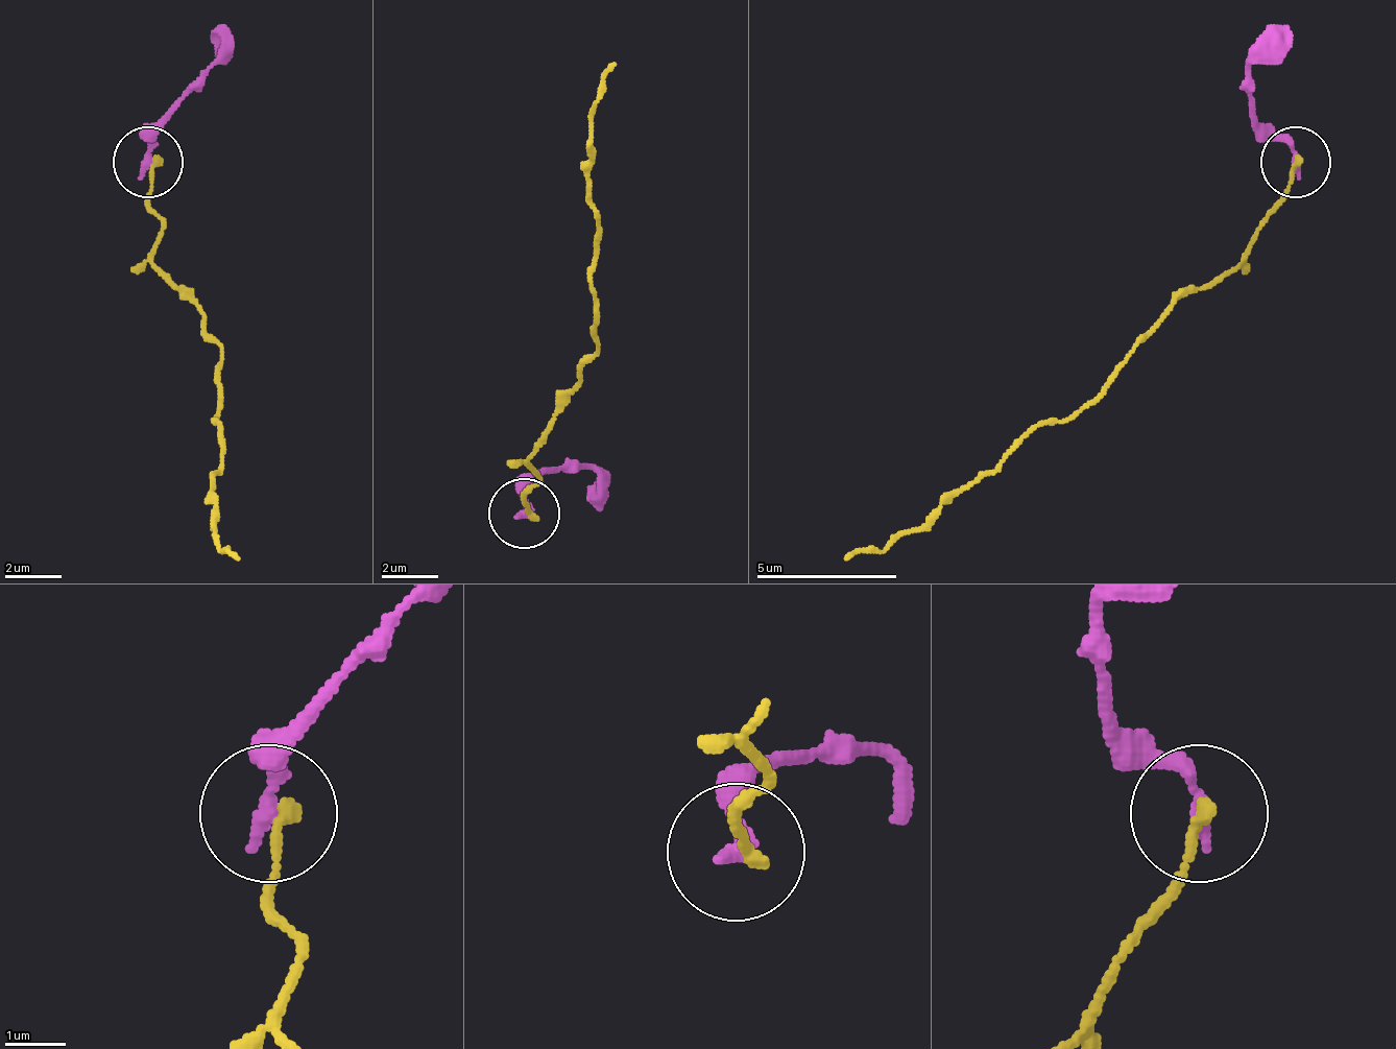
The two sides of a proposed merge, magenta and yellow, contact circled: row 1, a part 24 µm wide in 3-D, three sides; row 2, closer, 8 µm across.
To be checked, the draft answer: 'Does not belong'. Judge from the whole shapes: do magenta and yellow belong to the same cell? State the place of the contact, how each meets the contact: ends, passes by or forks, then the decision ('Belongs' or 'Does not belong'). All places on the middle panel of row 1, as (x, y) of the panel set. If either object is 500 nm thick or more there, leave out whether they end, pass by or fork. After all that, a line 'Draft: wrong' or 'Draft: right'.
Place: (524, 514). At the ring magenta ends. At the ring yellow ends. Does not belong
Draft: right

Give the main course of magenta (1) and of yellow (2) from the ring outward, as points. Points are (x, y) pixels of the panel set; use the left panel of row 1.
1: (149, 164), (164, 114), (213, 65), (220, 23)
2: (149, 164), (157, 269), (177, 290), (220, 353), (213, 529), (241, 557)

